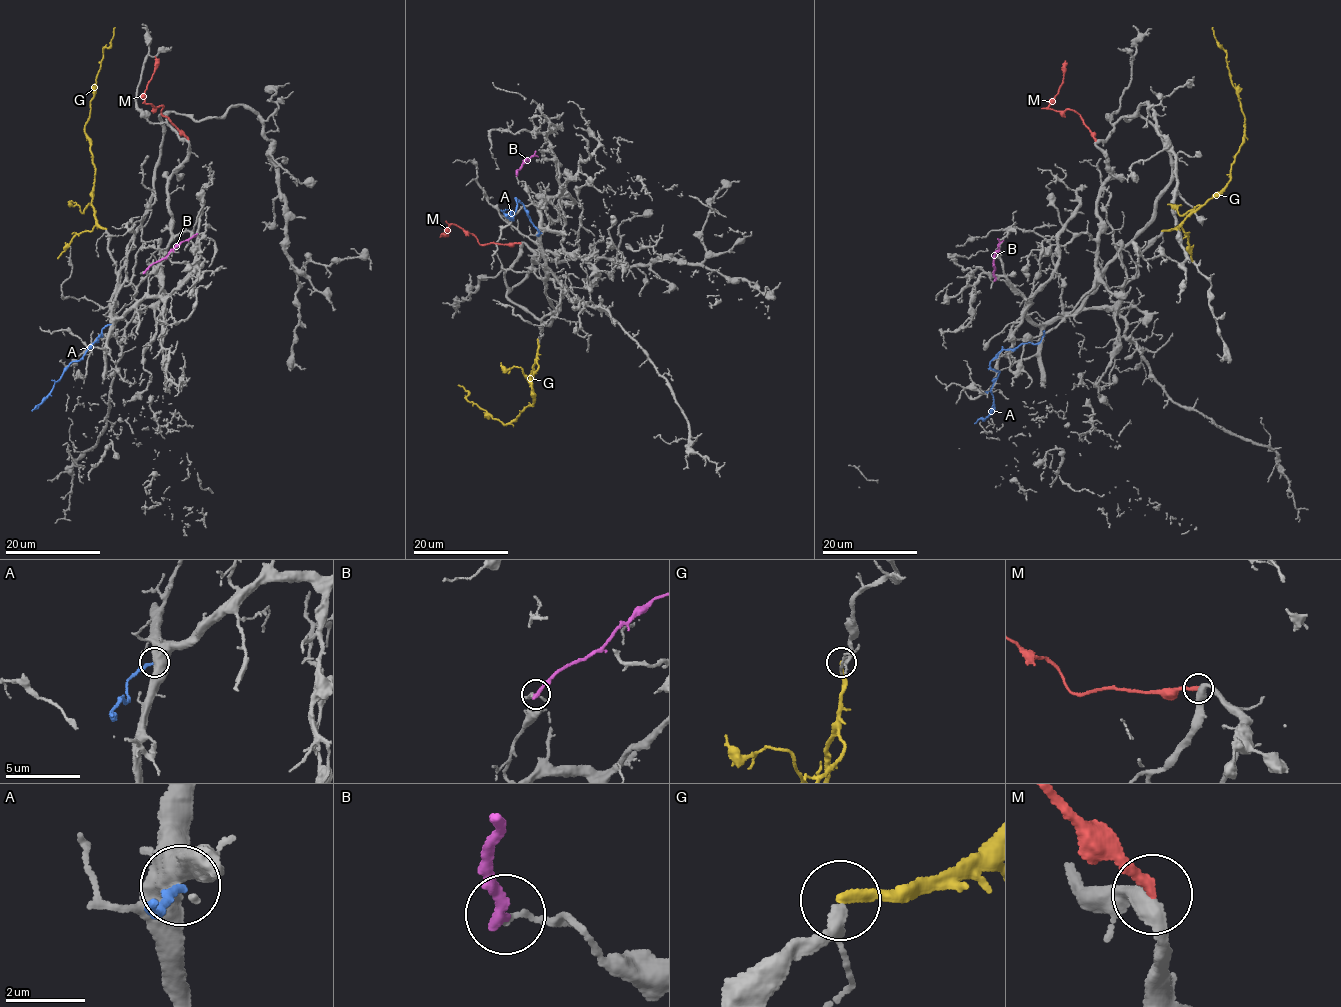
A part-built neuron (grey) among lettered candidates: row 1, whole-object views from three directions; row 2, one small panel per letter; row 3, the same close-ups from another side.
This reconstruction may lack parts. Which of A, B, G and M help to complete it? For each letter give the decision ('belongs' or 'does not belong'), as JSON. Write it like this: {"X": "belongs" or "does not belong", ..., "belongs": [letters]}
{"A": "does not belong", "B": "does not belong", "G": "belongs", "M": "does not belong", "belongs": ["G"]}

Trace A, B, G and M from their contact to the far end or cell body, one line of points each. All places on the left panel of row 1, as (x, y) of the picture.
A: (110, 324), (81, 359), (72, 362), (54, 385), (52, 392), (31, 411)
B: (144, 272), (198, 233)
G: (105, 229), (98, 227), (90, 203), (95, 168), (85, 124), (104, 49), (110, 45), (114, 27)
M: (188, 139), (161, 112), (161, 105), (147, 103), (144, 96), (155, 70), (155, 57)

